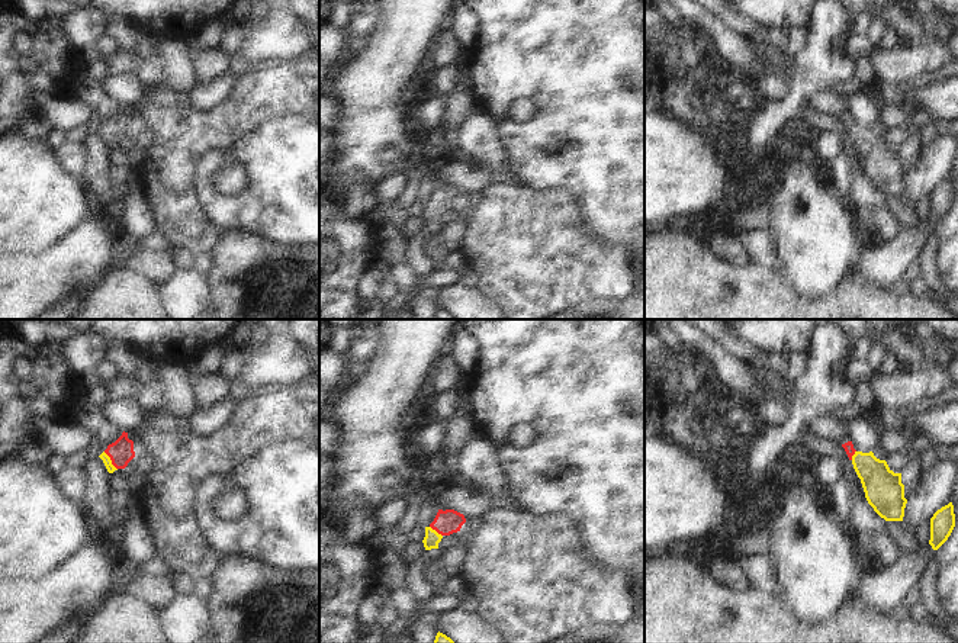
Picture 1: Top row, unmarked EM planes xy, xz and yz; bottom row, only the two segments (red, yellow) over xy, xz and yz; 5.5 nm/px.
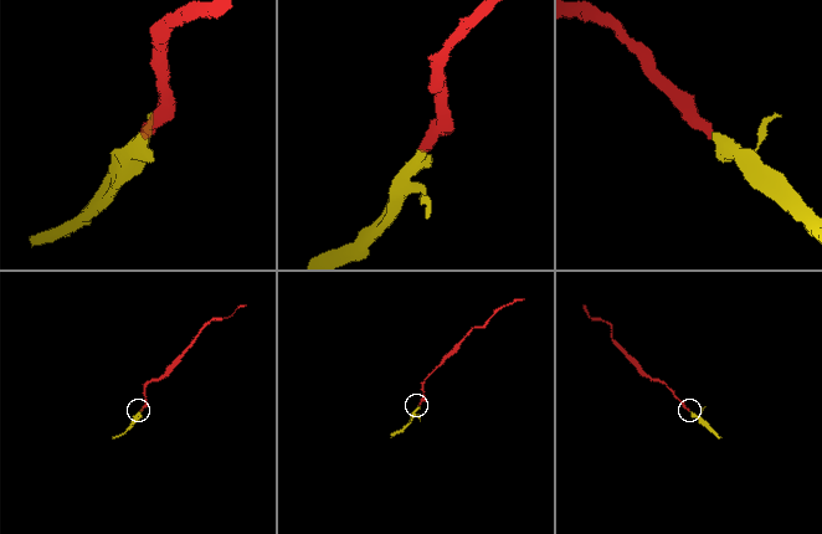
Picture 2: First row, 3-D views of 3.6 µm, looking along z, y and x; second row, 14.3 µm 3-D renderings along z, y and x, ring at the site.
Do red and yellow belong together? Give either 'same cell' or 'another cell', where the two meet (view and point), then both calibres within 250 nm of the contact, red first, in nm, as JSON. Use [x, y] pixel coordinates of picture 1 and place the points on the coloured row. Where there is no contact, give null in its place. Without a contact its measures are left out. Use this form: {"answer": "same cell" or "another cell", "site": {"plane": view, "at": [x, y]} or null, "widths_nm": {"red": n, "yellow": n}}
{"answer": "same cell", "site": {"plane": "xy", "at": [111, 459]}, "widths_nm": {"red": 140, "yellow": 50}}

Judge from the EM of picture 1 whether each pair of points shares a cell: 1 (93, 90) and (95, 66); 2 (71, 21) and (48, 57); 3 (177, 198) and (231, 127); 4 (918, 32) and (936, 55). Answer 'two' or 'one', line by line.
1: two
2: two
3: one
4: two

